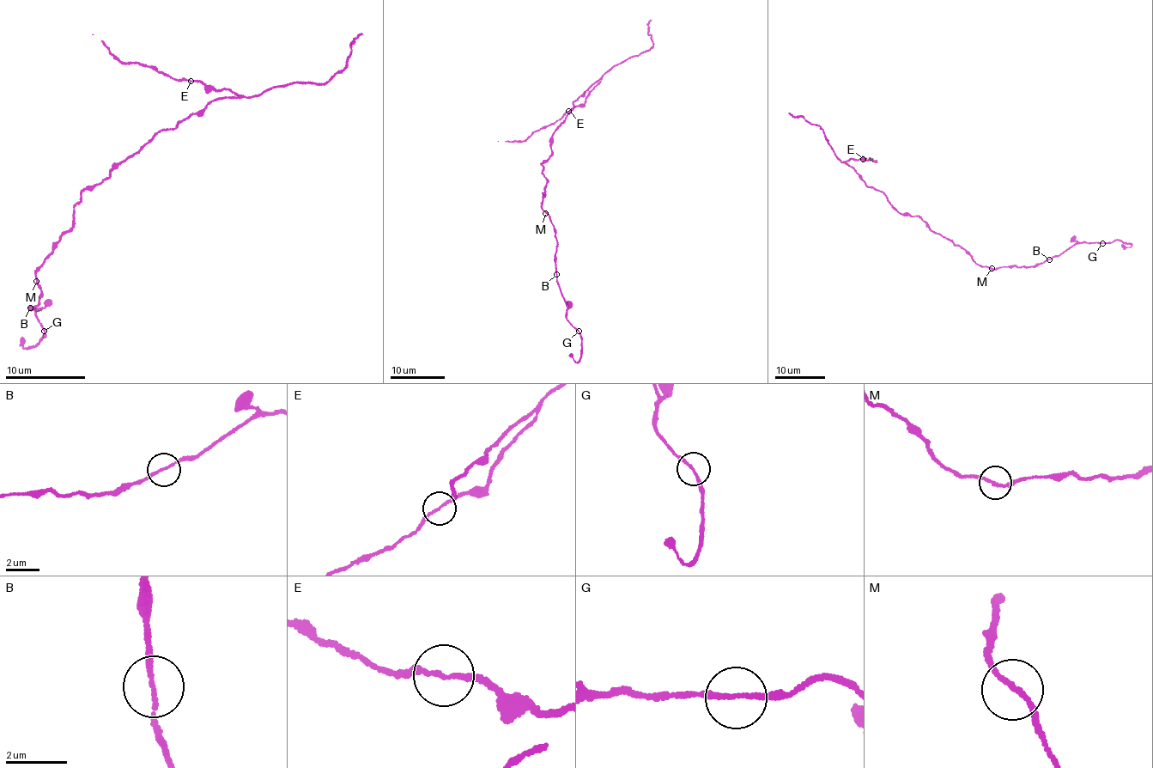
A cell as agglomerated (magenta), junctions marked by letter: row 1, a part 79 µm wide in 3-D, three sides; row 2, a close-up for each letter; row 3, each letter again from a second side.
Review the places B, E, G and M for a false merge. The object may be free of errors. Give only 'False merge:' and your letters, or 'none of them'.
False merge: none of them

